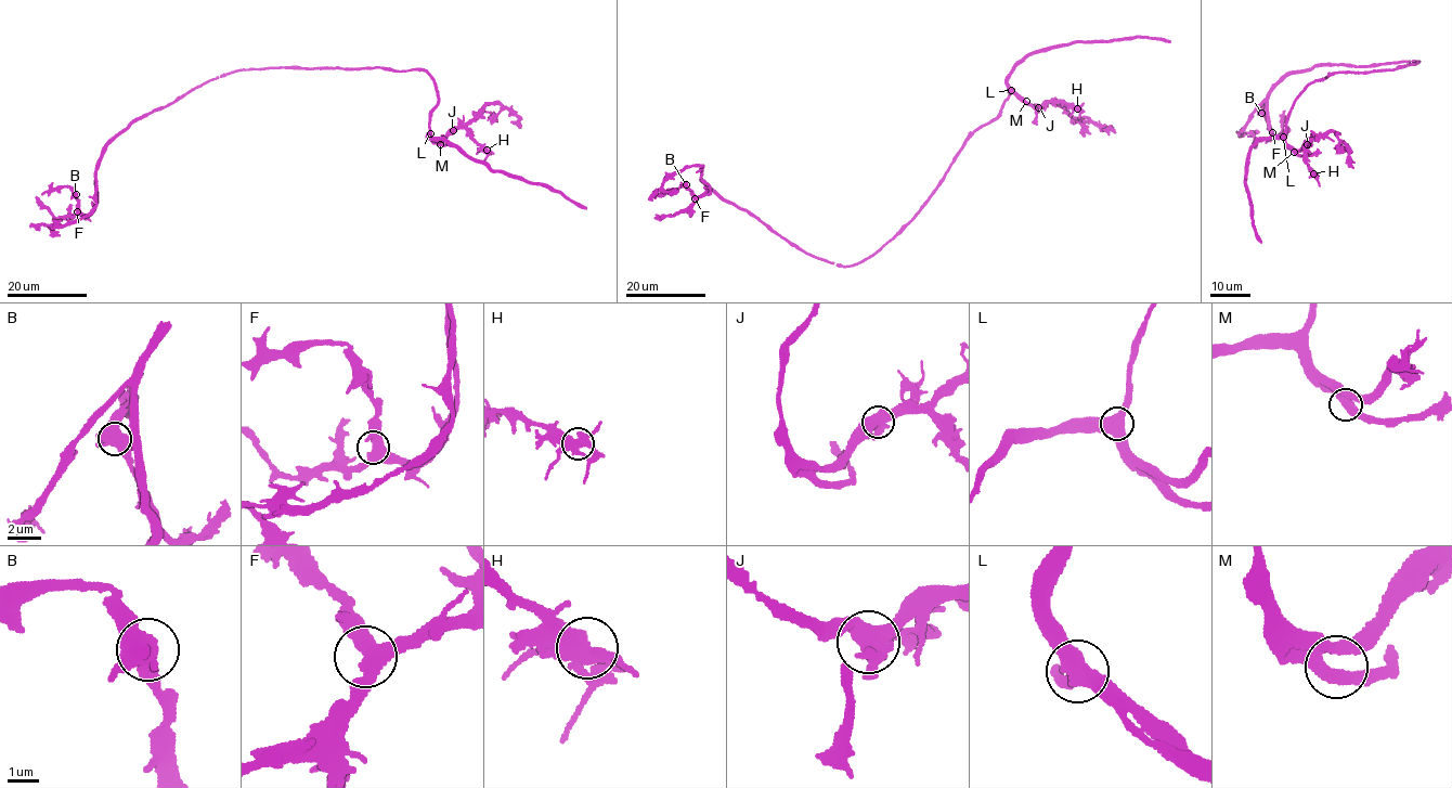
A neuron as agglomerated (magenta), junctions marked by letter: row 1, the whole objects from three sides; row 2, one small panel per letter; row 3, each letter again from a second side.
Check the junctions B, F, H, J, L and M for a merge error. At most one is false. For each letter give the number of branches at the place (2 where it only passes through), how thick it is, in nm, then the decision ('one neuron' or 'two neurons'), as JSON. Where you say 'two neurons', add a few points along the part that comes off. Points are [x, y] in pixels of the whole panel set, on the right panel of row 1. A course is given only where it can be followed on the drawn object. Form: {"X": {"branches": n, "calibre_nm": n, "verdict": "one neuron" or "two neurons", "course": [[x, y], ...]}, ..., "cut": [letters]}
{"B": {"branches": 3, "calibre_nm": 550, "verdict": "one neuron"}, "F": {"branches": 3, "calibre_nm": 420, "verdict": "one neuron"}, "H": {"branches": 3, "calibre_nm": 480, "verdict": "one neuron"}, "J": {"branches": 3, "calibre_nm": 500, "verdict": "one neuron"}, "L": {"branches": 3, "calibre_nm": 500, "verdict": "one neuron"}, "M": {"branches": 3, "calibre_nm": 360, "verdict": "one neuron"}, "cut": []}

